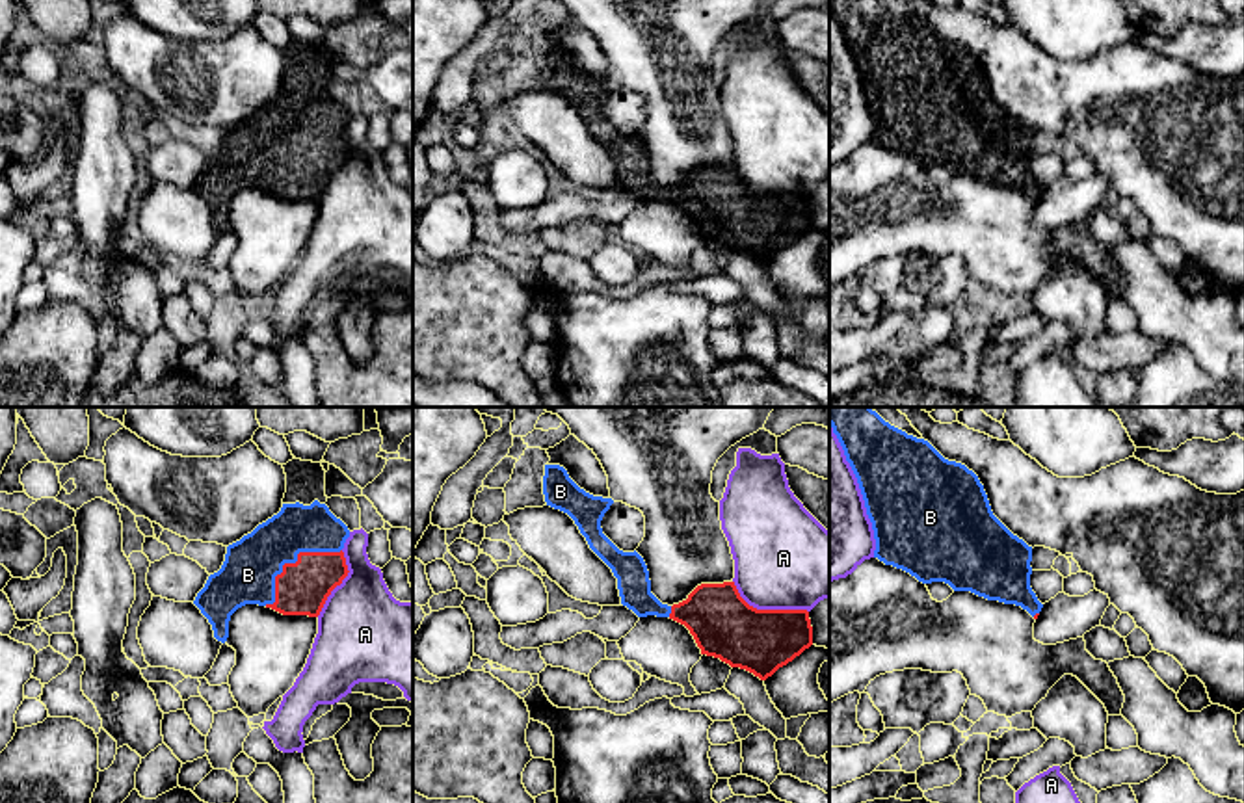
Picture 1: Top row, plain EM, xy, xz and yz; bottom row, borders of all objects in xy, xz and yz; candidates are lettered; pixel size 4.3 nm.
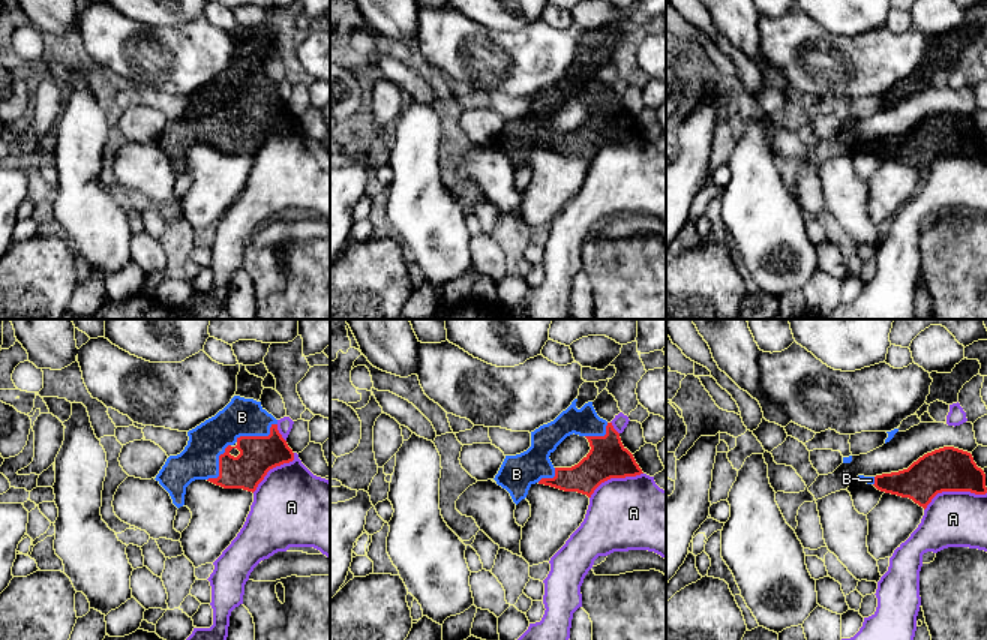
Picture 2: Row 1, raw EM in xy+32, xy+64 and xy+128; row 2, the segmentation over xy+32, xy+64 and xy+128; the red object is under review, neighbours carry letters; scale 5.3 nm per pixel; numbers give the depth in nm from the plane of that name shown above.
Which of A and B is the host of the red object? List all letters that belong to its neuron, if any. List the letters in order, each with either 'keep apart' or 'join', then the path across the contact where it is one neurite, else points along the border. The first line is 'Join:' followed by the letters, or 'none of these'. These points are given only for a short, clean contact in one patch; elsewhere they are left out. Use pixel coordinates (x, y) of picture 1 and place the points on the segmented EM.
Join: B
A: keep apart
B: join

